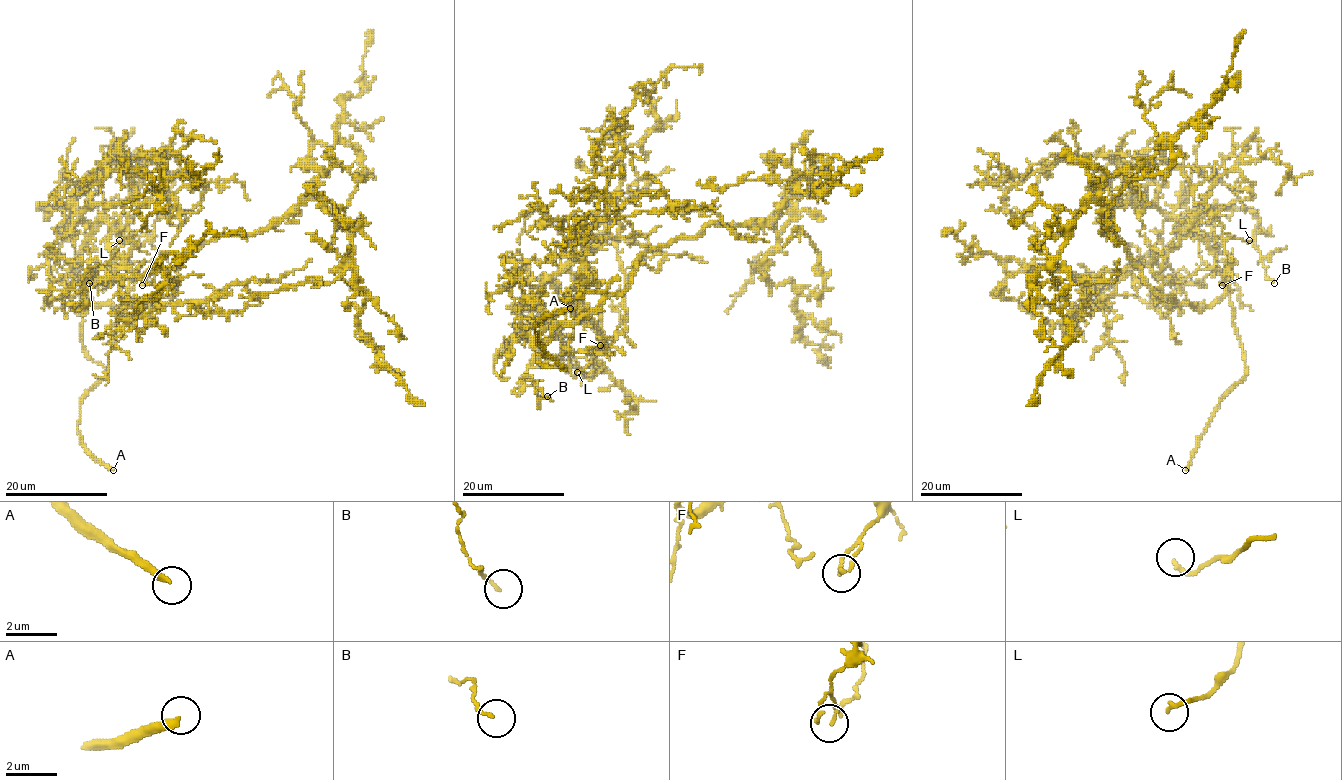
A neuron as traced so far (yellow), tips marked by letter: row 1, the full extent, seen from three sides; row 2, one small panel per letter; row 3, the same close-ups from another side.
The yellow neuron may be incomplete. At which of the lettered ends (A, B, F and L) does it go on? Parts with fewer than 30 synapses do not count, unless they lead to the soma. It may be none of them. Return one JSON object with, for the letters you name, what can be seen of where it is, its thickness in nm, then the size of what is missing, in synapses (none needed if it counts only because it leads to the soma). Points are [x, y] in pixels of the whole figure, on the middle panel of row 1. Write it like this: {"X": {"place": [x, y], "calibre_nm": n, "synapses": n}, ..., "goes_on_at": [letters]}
{"A": {"place": [570, 308], "calibre_nm": 280}, "goes_on_at": ["A"]}

